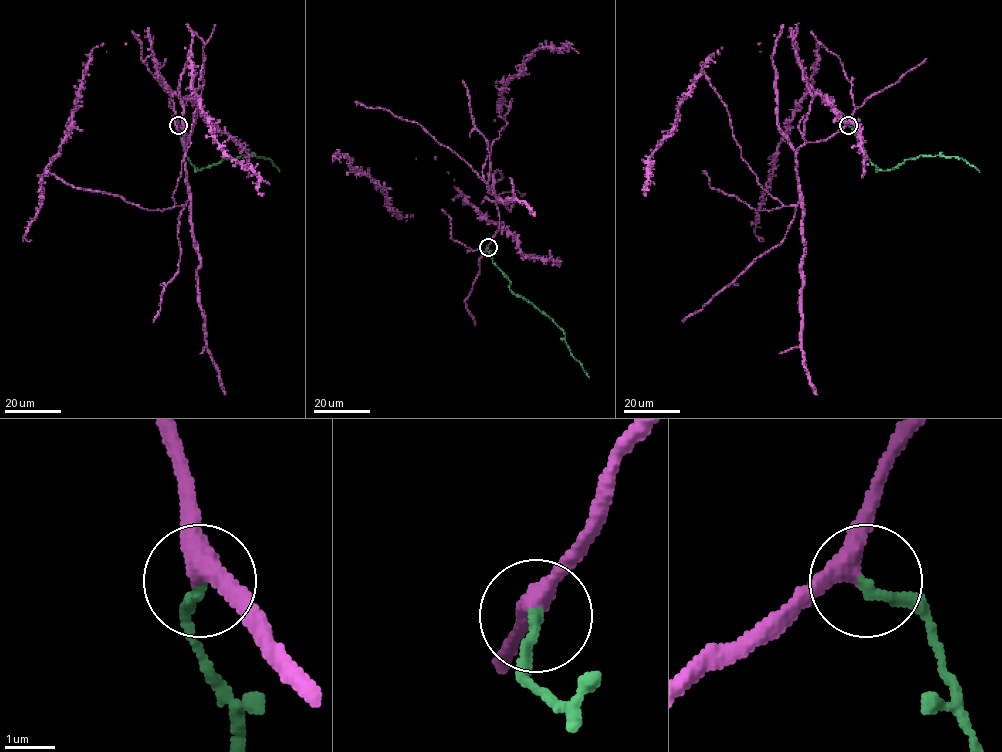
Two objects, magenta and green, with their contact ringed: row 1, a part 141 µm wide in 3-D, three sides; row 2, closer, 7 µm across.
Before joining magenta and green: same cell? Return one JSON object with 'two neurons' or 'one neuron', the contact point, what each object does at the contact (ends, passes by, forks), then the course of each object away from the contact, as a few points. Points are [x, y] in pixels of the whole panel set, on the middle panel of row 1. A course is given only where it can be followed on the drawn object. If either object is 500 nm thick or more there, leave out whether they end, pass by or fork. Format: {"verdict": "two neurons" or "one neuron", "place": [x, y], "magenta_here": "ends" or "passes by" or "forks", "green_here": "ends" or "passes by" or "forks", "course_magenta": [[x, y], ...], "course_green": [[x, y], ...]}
{"verdict": "one neuron", "place": [488, 247], "magenta_here": "passes by", "green_here": "ends", "course_magenta": [[488, 247], [498, 199], [482, 167], [507, 124], [501, 90], [539, 48], [573, 45]], "course_green": [[488, 247], [493, 262], [510, 281], [509, 289], [547, 315], [564, 332], [564, 342], [588, 377]]}

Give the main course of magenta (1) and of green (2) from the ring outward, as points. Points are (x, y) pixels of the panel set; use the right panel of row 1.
1: (848, 125), (799, 147), (800, 201), (784, 205), (741, 157), (726, 106), (702, 72), (650, 156), (646, 193)
2: (848, 125), (867, 158), (879, 169), (890, 170), (906, 159), (921, 155), (943, 155), (964, 159), (979, 171)

